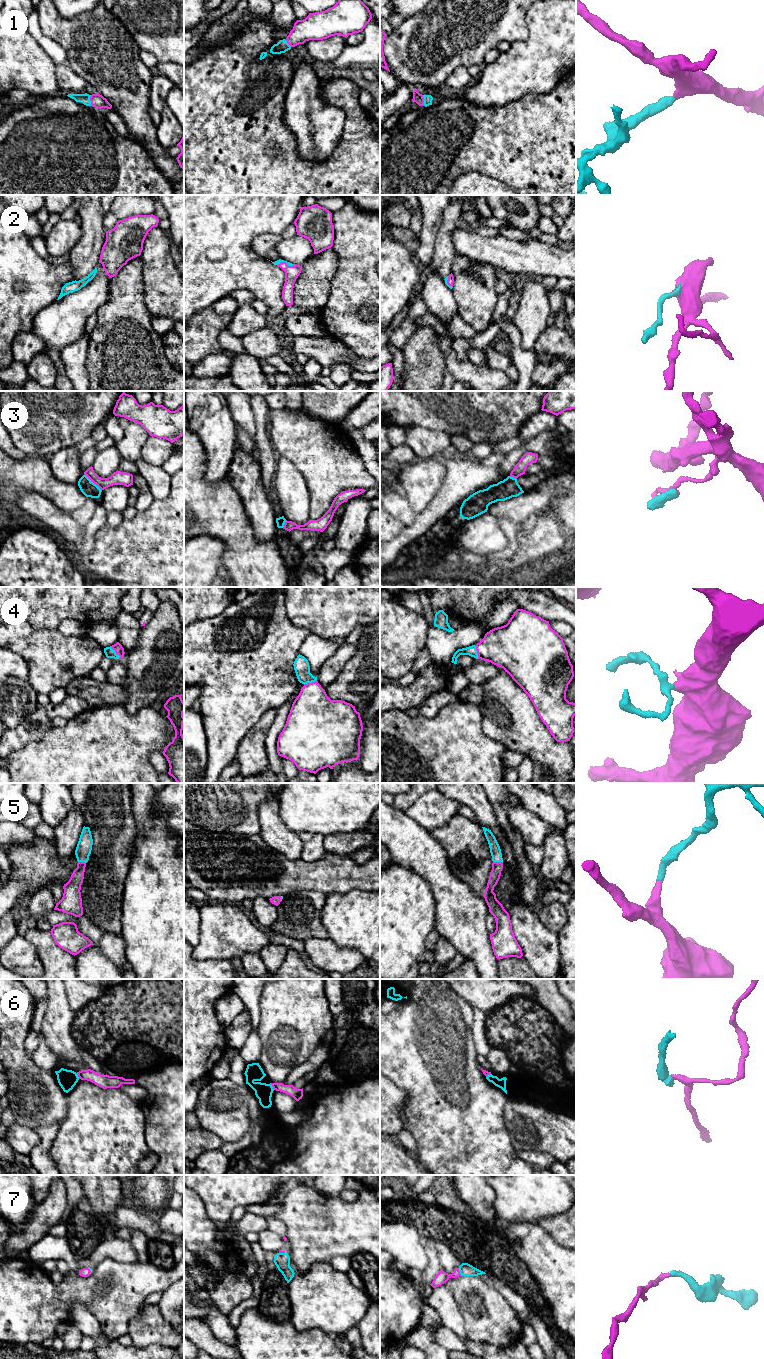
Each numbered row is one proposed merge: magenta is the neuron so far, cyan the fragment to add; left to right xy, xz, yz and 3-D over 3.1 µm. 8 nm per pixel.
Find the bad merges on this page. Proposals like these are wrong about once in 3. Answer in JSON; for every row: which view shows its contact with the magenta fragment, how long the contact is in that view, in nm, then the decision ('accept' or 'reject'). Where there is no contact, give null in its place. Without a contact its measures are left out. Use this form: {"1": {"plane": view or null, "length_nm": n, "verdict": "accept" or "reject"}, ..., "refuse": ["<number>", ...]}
{"1": {"plane": "xy", "length_nm": 90, "verdict": "accept"}, "2": {"plane": "xz", "length_nm": 140, "verdict": "accept"}, "3": {"plane": "xy", "length_nm": 190, "verdict": "reject"}, "4": {"plane": "xy", "length_nm": 130, "verdict": "accept"}, "5": {"plane": "yz", "length_nm": 80, "verdict": "accept"}, "6": {"plane": "xz", "length_nm": 70, "verdict": "reject"}, "7": {"plane": "yz", "length_nm": 70, "verdict": "accept"}, "refuse": ["3", "6"]}

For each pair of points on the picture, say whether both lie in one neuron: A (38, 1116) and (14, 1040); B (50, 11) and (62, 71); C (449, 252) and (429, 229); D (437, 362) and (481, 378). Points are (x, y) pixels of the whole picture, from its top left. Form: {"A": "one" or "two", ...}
{"A": "one", "B": "two", "C": "two", "D": "two"}

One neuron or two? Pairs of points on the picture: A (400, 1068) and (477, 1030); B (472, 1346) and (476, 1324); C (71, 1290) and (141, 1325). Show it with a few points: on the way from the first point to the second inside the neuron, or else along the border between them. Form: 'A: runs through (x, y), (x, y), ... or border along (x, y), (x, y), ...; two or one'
A: border along (472, 1008), (473, 1044), (478, 1054); two
B: border along (467, 1339), (488, 1342), (496, 1346); two
C: border along (140, 1310), (130, 1321), (127, 1332); two

